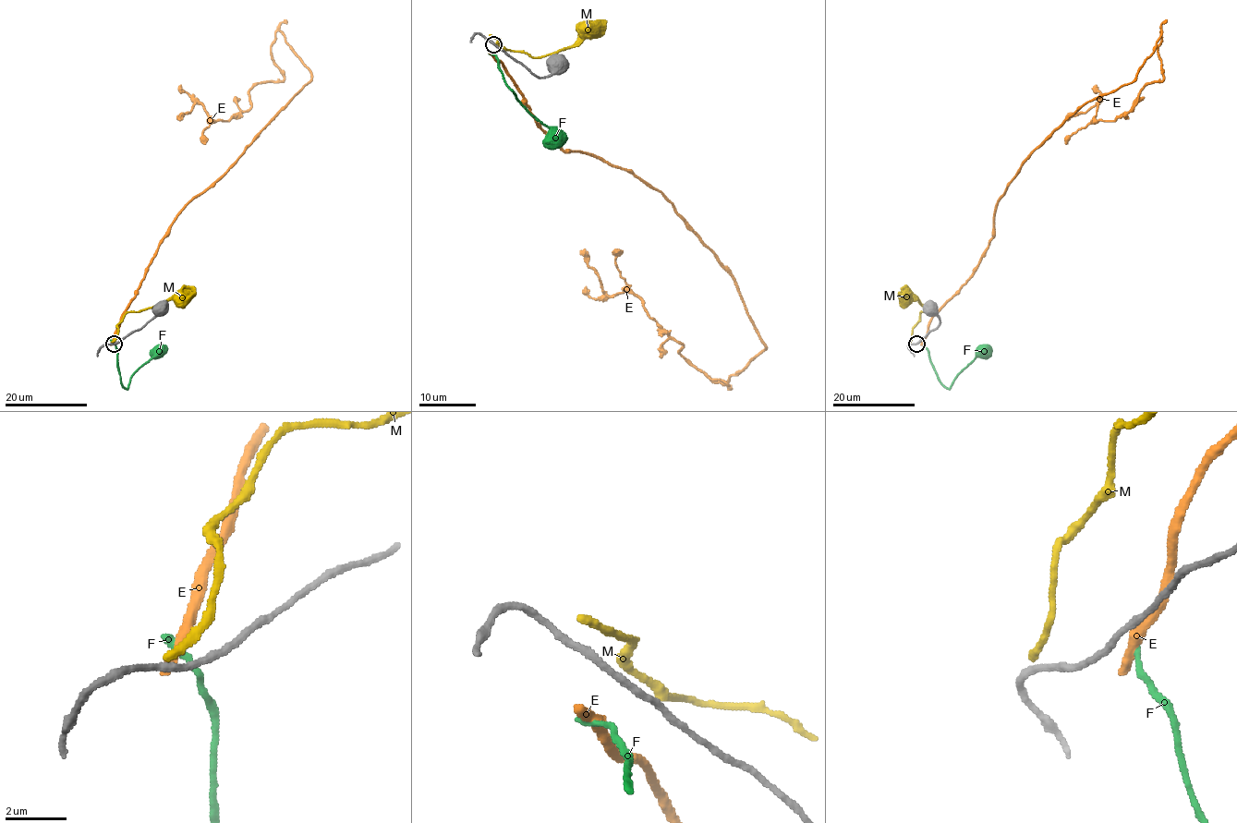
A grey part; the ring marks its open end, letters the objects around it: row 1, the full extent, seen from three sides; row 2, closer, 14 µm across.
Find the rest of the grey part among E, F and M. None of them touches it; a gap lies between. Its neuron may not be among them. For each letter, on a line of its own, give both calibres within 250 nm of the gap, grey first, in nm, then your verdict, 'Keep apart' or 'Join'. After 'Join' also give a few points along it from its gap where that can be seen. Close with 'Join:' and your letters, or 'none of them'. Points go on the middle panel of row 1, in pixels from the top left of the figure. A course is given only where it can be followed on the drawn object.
E: Thickness 240 nm (grey) against 400 nm. Keep apart
F: Thickness 240 nm (grey) against 280 nm. Keep apart
M: Thickness 240 nm (grey) against 360 nm. Keep apart
Join: none of them

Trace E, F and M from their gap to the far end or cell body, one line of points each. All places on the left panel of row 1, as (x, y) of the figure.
E: (112, 344), (175, 217), (309, 69), (278, 30), (284, 79), (257, 82), (227, 121), (200, 103), (179, 119)
F: (113, 342), (117, 350), (119, 380), (126, 388), (130, 378), (156, 350)
M: (114, 341), (122, 319), (127, 312), (159, 306), (175, 294), (181, 296)

